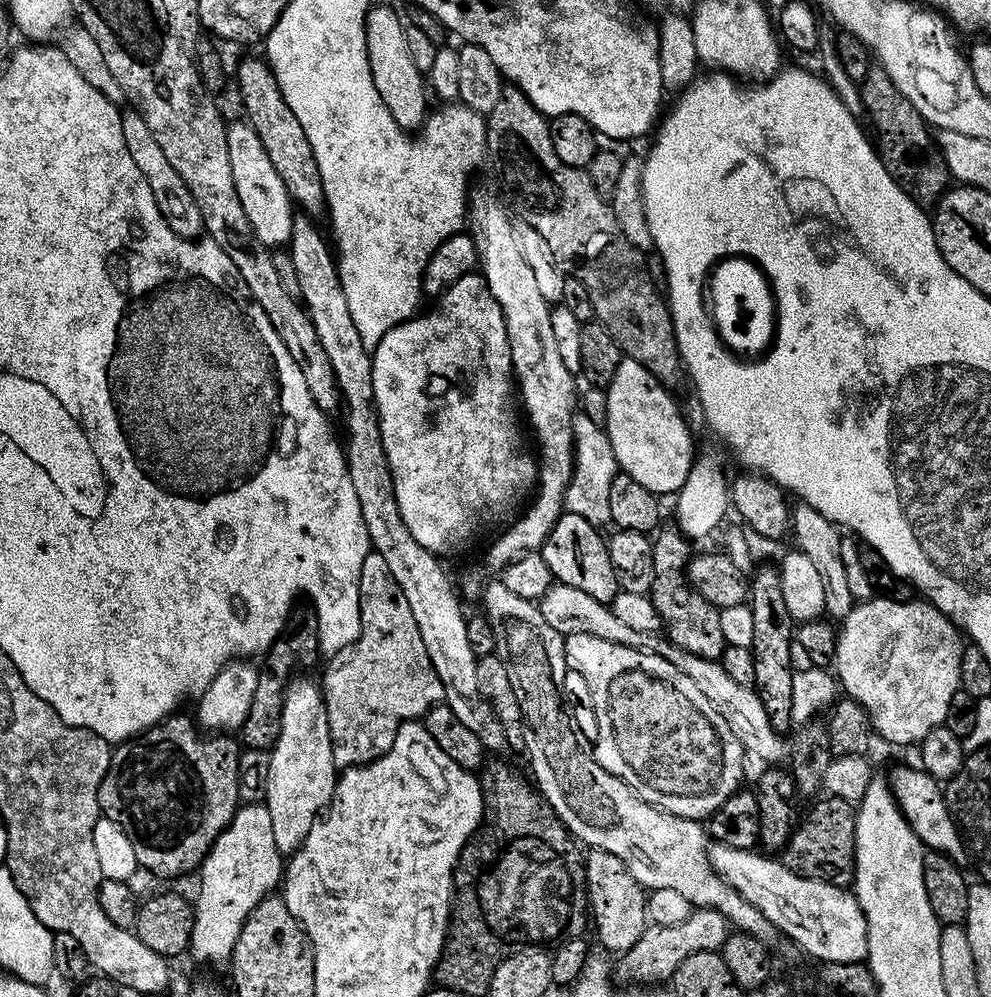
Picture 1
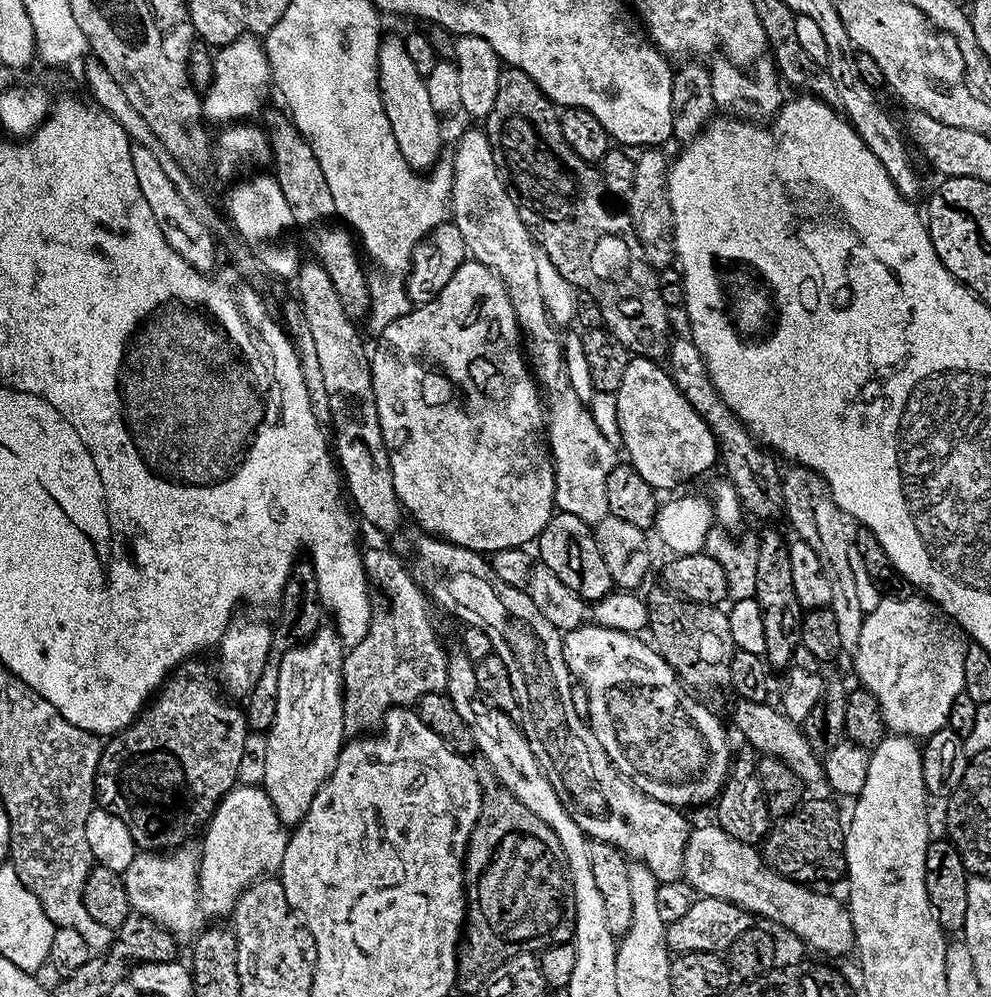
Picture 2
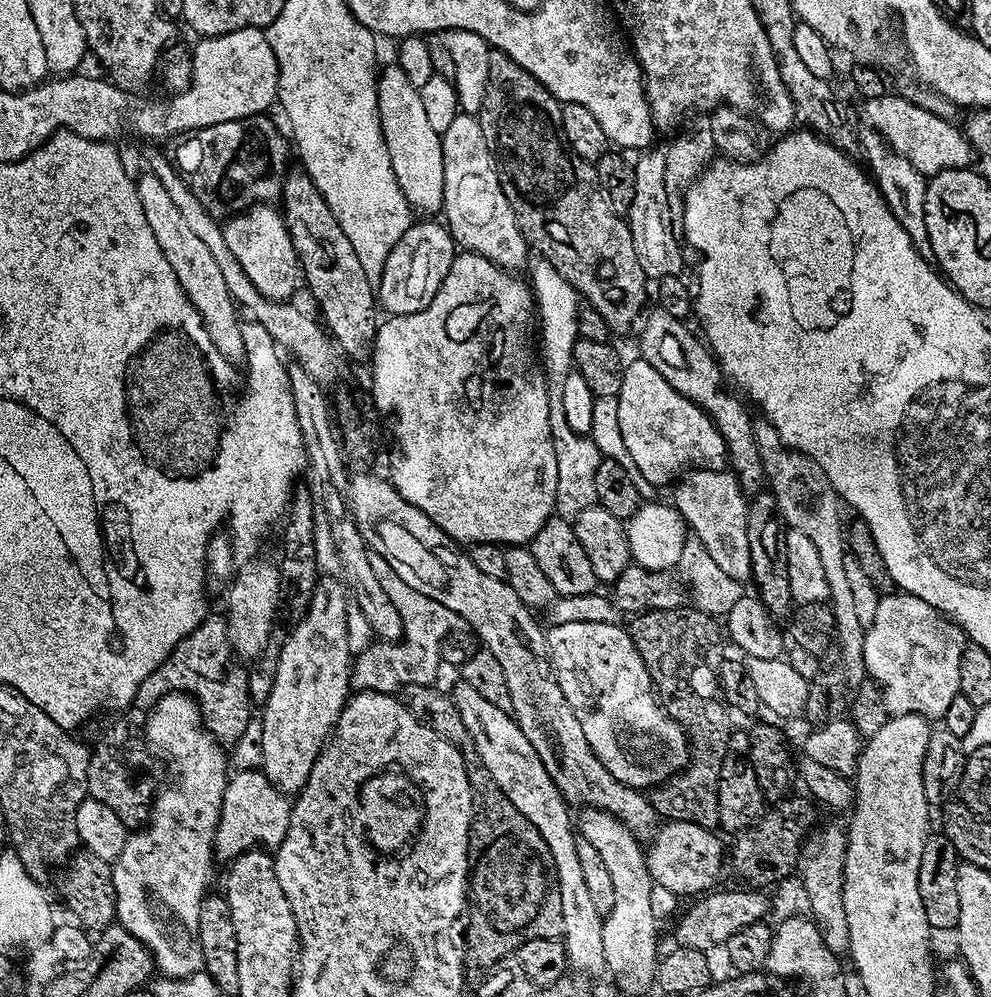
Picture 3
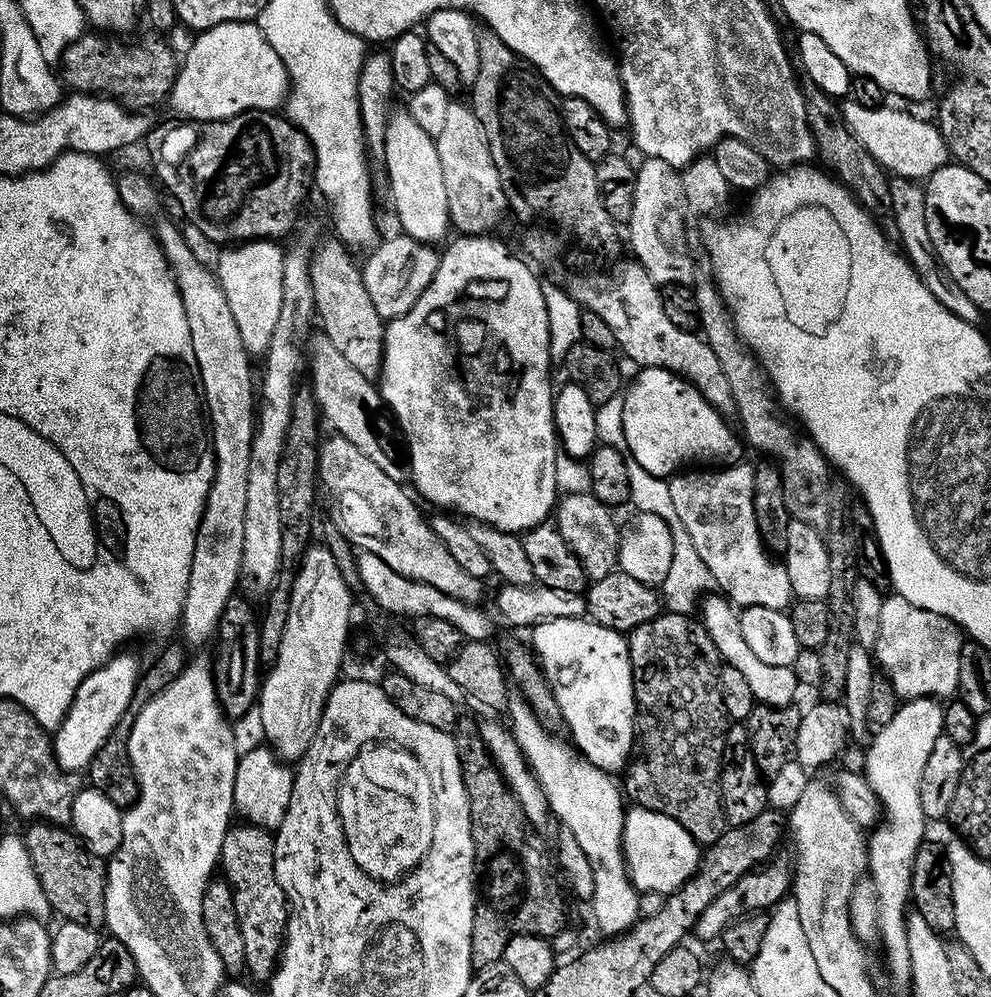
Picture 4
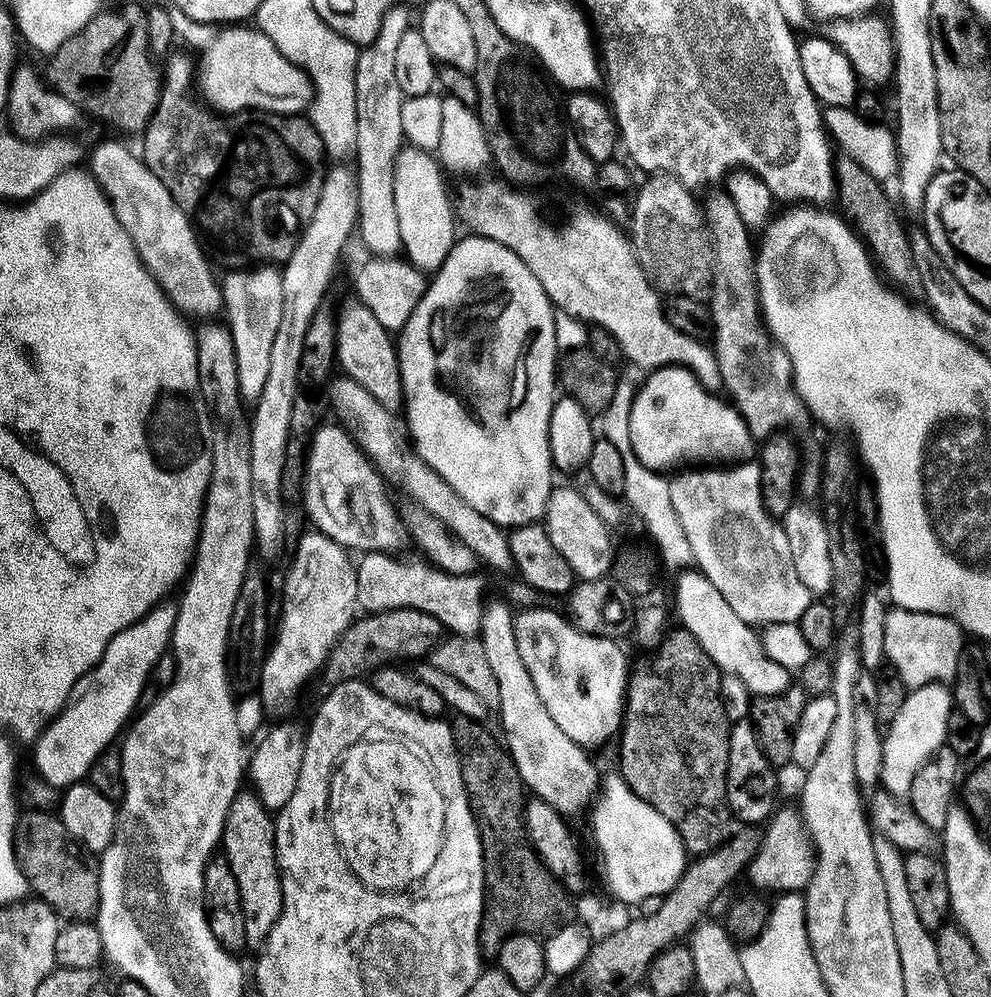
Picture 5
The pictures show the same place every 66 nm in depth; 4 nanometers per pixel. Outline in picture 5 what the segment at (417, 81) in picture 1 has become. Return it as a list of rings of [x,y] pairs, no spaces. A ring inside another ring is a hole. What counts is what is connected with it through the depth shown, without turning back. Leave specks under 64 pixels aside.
[[[404,146],[401,147],[400,153],[396,156],[396,165],[394,166],[394,210],[398,210],[398,230],[400,231],[402,252],[408,263],[413,264],[415,268],[419,268],[420,271],[425,274],[435,273],[436,269],[442,266],[442,262],[446,258],[446,254],[450,254],[453,244],[455,244],[458,239],[458,231],[456,232],[456,228],[458,229],[458,221],[454,215],[454,204],[450,199],[450,192],[448,196],[448,188],[444,185],[443,175],[445,176],[445,173],[442,171],[437,157],[431,152],[423,152],[420,148]]]

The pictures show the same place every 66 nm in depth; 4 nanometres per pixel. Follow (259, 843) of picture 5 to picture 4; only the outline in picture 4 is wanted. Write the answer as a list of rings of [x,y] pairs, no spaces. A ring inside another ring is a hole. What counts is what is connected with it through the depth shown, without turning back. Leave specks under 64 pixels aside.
[[[245,823],[244,828],[229,827],[222,842],[218,861],[223,879],[227,880],[234,894],[234,910],[238,910],[238,926],[242,928],[244,967],[256,980],[267,981],[275,972],[282,955],[284,934],[288,931],[288,899],[274,870],[273,833],[256,824]]]

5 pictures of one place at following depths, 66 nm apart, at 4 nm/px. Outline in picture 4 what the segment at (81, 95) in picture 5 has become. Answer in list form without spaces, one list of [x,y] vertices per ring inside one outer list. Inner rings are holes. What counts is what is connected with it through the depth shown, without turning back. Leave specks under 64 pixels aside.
[[[92,35],[96,36],[81,36],[63,54],[62,65],[69,89],[103,94],[131,110],[152,110],[155,104],[163,105],[169,99],[169,92],[176,81],[178,56],[166,45],[152,40],[141,48],[115,48],[112,44],[104,45],[103,35]]]

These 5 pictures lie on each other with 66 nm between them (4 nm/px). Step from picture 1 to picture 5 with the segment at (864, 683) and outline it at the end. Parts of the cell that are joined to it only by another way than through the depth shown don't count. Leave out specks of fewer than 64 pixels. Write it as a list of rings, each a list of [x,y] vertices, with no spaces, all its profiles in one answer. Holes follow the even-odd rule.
[[[889,607],[886,614],[886,646],[884,654],[891,671],[900,677],[905,689],[927,684],[943,684],[956,675],[958,658],[966,643],[966,633],[959,622],[942,614],[915,612]]]

